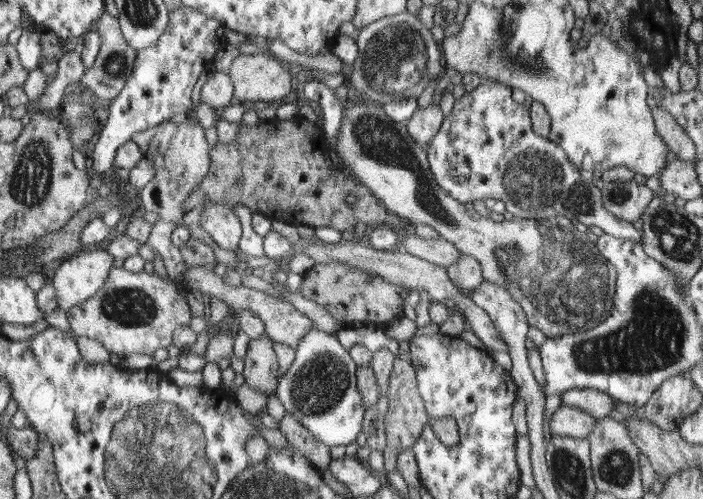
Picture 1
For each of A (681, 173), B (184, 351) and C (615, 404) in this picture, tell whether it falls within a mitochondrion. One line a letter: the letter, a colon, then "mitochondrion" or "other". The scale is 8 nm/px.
A: other
B: other
C: other

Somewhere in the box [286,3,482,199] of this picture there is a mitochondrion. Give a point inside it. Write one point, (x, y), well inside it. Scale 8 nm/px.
(395, 62)

